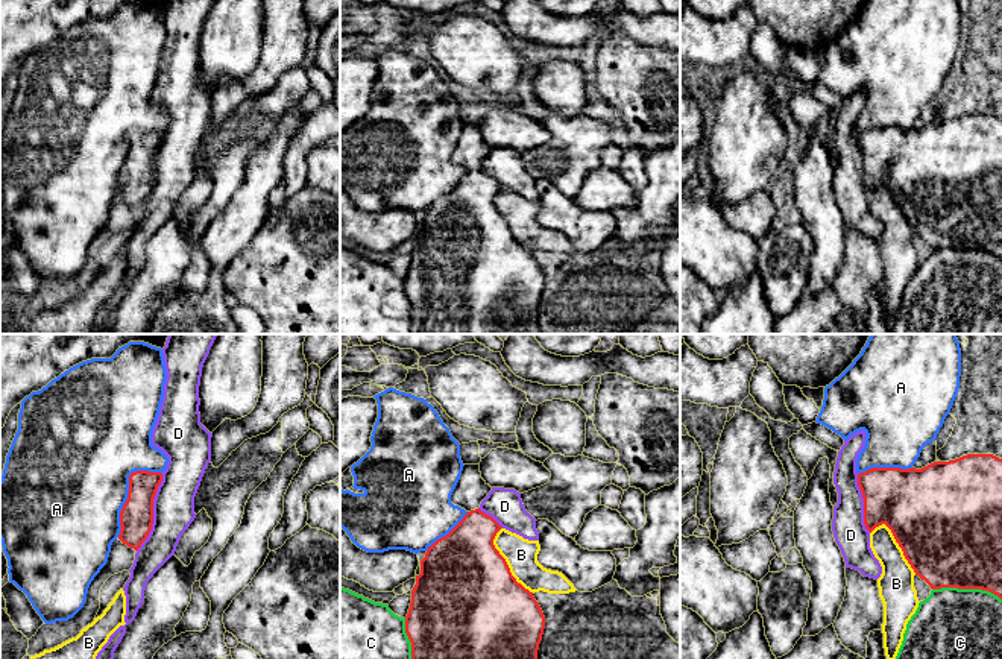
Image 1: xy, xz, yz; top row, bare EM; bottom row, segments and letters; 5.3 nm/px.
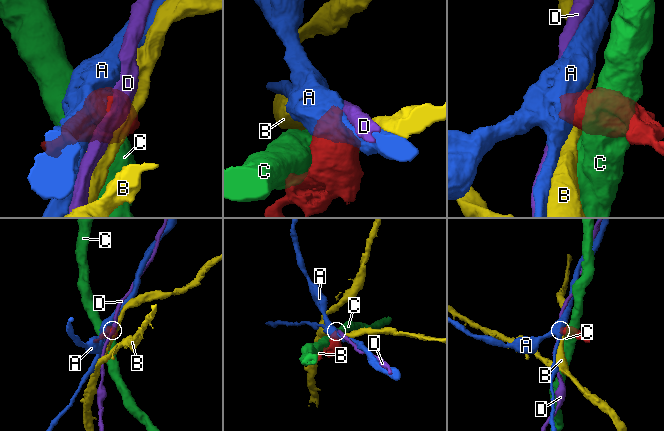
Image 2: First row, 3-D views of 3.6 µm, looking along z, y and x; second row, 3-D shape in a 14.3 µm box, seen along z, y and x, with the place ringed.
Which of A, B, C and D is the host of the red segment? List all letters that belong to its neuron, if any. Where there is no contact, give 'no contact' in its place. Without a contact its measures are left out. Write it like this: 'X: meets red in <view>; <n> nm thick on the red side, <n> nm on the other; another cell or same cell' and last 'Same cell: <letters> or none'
A: meets red in xy; 180 nm thick on the red side, 480 nm on the other; another cell
B: meets red in xz; 500 nm thick on the red side, 180 nm on the other; another cell
C: meets red in yz; 480 nm thick on the red side, 480 nm on the other; another cell
D: meets red in xy; 180 nm thick on the red side, 220 nm on the other; another cell
Same cell: none

